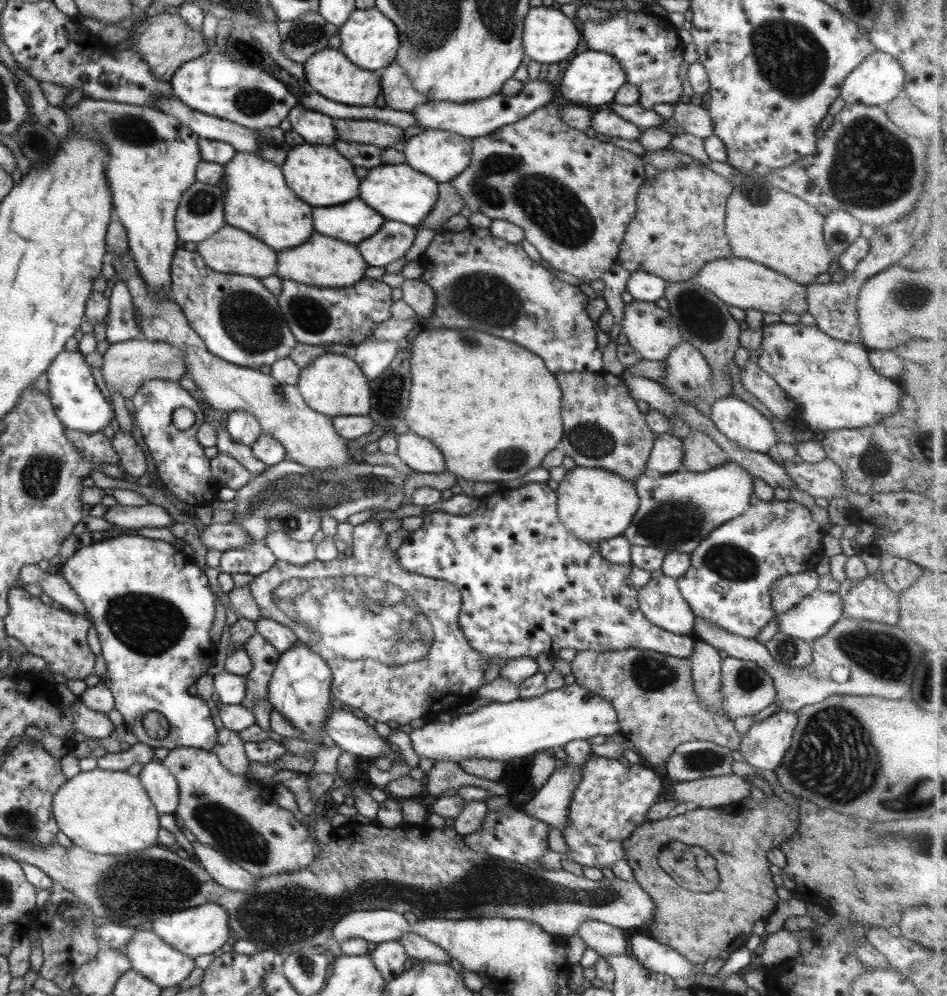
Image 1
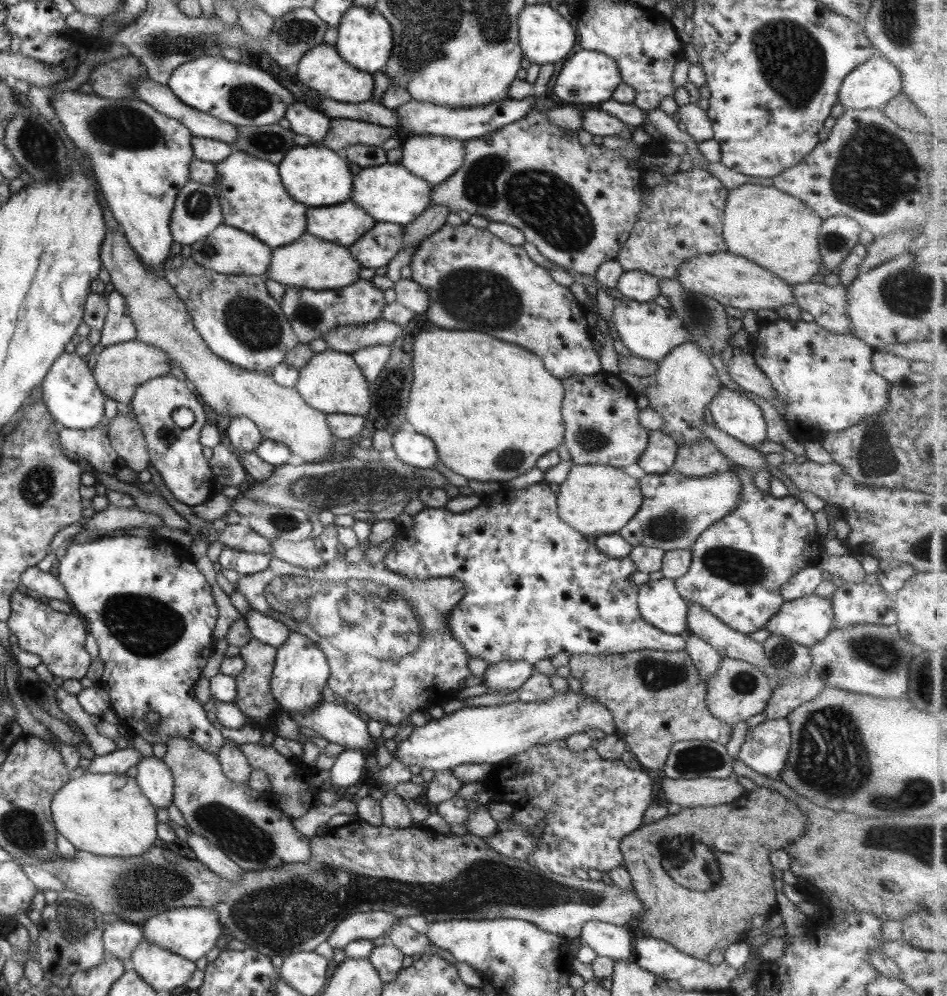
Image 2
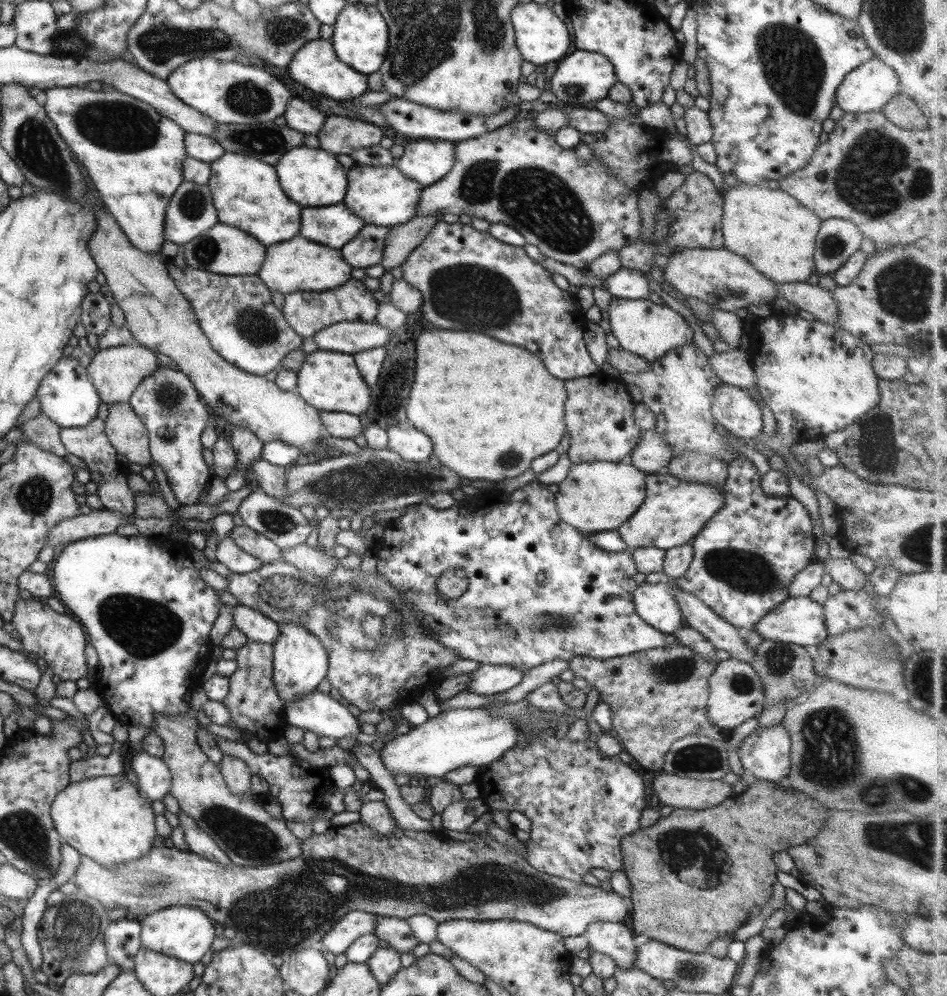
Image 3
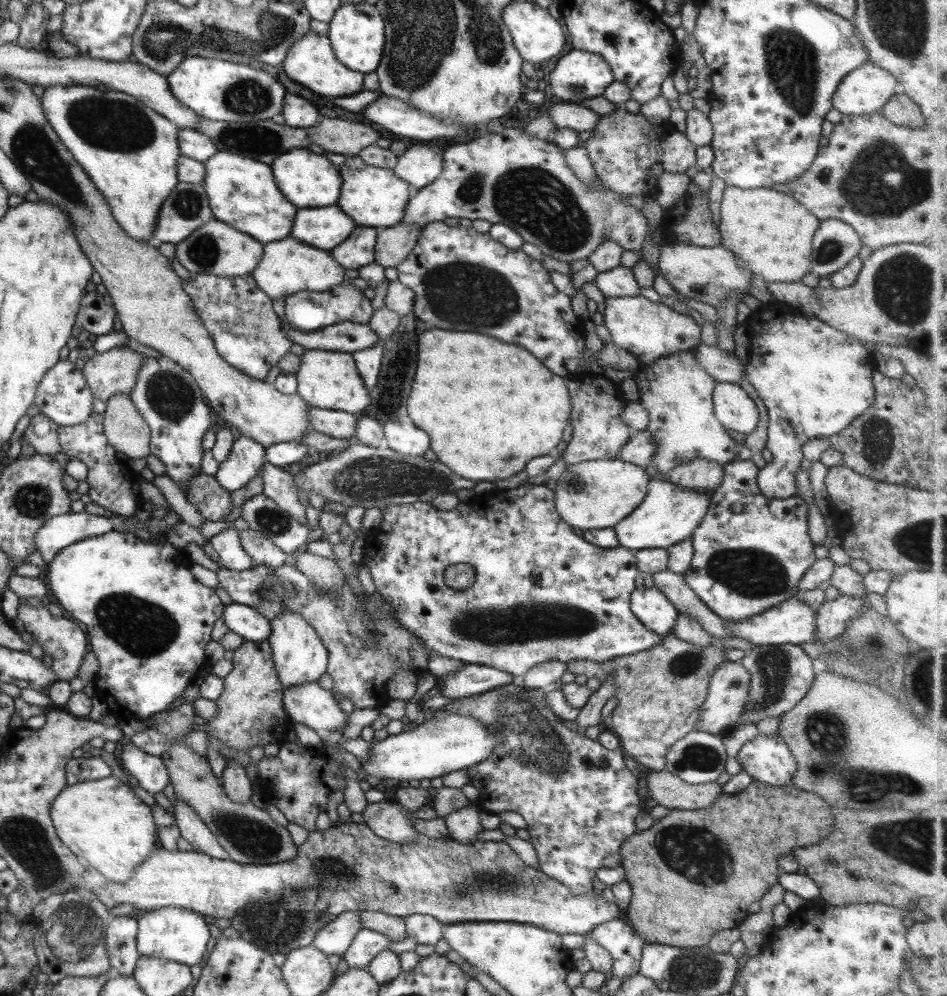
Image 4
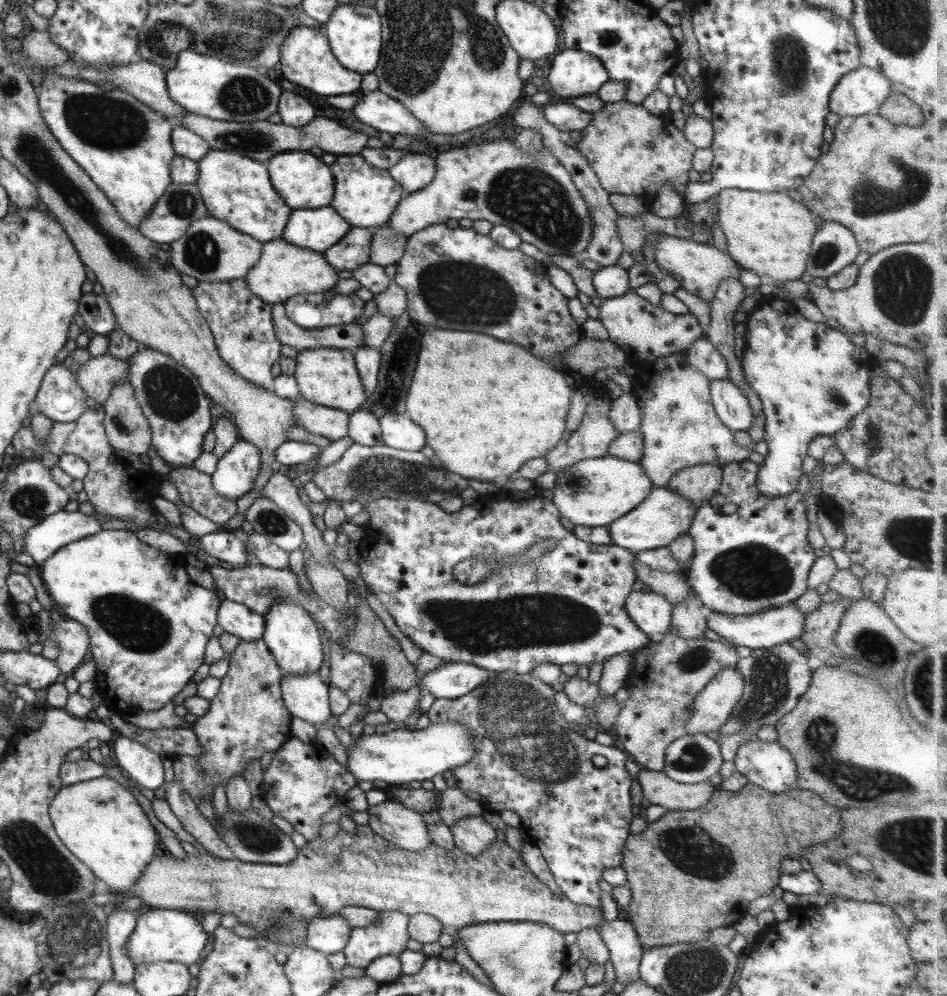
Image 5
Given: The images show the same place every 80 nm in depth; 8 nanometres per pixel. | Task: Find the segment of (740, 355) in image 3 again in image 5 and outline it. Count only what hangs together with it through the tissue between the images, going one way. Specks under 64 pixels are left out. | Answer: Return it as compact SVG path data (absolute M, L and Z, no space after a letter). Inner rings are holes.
M703 336L691 342L683 351L686 361L709 381L726 378L728 370L725 362Z

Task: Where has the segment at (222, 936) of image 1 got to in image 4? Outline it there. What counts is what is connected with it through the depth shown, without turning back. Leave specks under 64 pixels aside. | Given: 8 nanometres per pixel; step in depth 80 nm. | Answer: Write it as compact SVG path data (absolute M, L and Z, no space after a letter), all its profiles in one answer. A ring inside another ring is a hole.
M163 907L137 913L135 946L138 956L151 956L188 967L195 966L201 960L210 940L207 920L199 913L181 907Z

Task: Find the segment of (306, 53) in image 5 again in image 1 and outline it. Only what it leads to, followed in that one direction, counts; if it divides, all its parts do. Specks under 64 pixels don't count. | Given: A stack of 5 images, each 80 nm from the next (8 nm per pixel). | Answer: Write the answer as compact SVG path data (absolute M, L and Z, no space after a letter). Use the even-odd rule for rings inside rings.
M328 46L313 52L302 64L304 81L314 92L327 100L347 106L373 105L378 94L381 94L379 73L357 68L343 57L339 49Z

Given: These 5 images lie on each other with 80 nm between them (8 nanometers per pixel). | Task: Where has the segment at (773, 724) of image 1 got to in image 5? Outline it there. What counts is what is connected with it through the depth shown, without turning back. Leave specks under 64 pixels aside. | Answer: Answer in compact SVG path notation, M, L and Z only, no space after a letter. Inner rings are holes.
M746 740L737 748L732 761L736 772L743 775L748 783L771 794L796 788L795 762L777 742Z

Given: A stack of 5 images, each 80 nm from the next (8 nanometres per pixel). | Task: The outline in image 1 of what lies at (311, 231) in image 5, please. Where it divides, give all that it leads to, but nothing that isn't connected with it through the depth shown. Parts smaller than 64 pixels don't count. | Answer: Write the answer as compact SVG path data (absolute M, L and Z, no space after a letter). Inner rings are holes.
M357 197L326 207L311 207L315 232L356 245L371 236L385 221Z

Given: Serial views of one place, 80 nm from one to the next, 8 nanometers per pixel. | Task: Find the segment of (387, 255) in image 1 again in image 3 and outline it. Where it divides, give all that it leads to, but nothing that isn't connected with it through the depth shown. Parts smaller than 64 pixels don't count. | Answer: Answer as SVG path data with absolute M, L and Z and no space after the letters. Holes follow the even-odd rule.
M376 224L363 225L338 251L341 259L351 269L365 269L380 264L383 258L382 250L384 236L388 227Z

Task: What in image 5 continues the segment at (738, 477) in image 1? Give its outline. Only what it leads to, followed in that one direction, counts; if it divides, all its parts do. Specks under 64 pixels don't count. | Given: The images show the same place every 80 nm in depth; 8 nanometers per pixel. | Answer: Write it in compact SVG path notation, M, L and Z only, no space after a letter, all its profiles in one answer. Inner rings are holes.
M654 486L647 498L644 498L635 508L612 520L611 524L606 526L611 545L624 548L631 553L667 547L678 534L687 533L695 509L690 506L686 498L669 491L667 486Z

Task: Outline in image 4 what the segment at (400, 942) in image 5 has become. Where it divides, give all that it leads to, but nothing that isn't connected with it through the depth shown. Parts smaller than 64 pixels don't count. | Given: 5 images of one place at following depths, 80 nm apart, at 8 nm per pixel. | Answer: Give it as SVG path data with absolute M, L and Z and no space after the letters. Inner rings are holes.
M360 928L342 954L342 963L351 968L365 968L374 956L387 950L391 942L392 940L383 933Z

